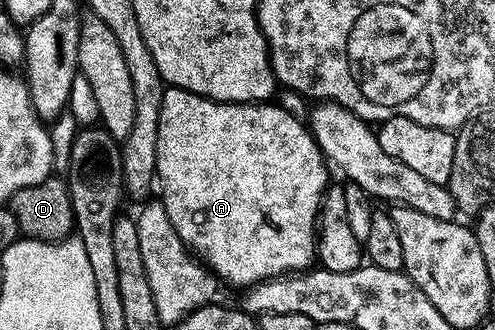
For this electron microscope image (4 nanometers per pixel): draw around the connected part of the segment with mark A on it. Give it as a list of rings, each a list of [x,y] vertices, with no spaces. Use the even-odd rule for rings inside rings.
[[[167,87],[161,99],[161,119],[157,129],[157,174],[158,188],[163,188],[161,200],[177,235],[188,249],[194,251],[209,266],[212,273],[231,285],[250,287],[260,281],[280,277],[283,274],[302,273],[310,270],[317,261],[317,226],[323,207],[323,199],[329,188],[327,169],[329,161],[324,156],[314,134],[287,109],[276,103],[240,103],[238,101],[213,101],[210,96],[191,93],[188,89]]]

